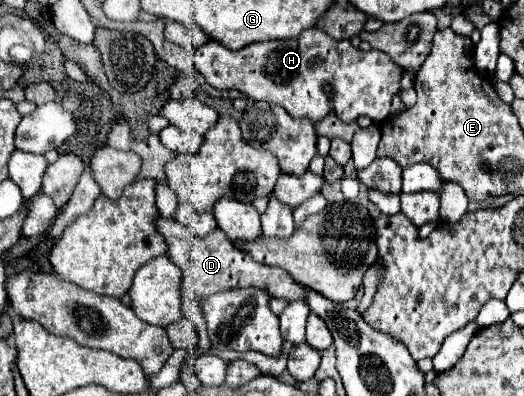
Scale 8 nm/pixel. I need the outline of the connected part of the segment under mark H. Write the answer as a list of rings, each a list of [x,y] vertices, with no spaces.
[[[308,28],[294,40],[258,42],[236,52],[210,40],[194,52],[194,62],[210,86],[218,90],[240,90],[252,100],[280,104],[292,118],[308,118],[312,122],[320,122],[330,112],[334,112],[342,122],[354,122],[362,114],[370,116],[374,122],[382,122],[390,114],[392,98],[400,92],[400,80],[404,76],[402,66],[398,66],[388,54],[378,52],[376,48],[364,52],[348,40],[334,40],[326,36],[326,32],[318,28]]]

